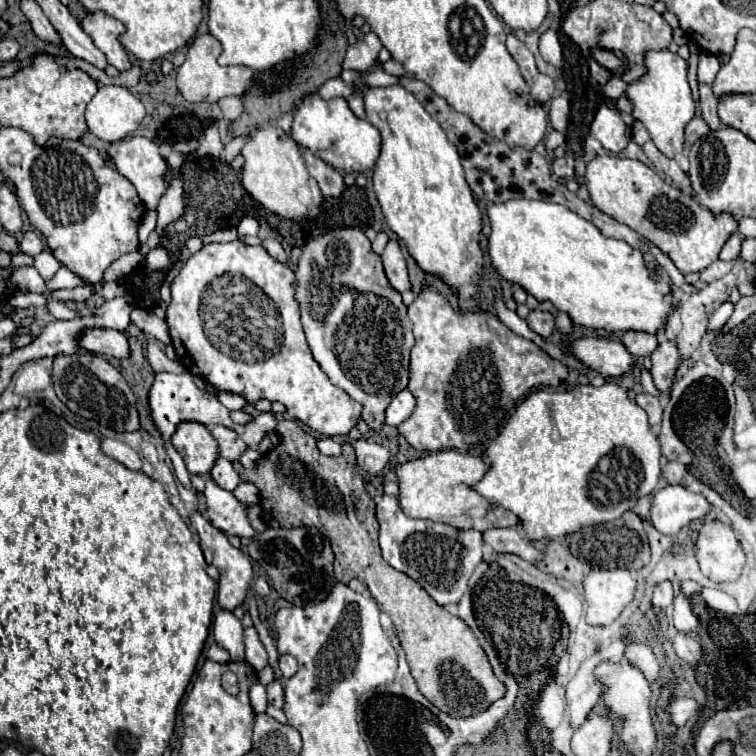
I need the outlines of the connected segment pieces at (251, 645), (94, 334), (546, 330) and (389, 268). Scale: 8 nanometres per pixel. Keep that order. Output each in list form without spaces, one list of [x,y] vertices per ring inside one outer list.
[[[255,628],[245,630],[245,656],[247,656],[247,662],[257,672],[267,666],[267,652],[265,652],[265,646],[261,644]]]
[[[95,328],[83,332],[79,346],[101,356],[113,356],[113,358],[129,358],[129,342],[125,332],[119,330],[107,330],[107,328]]]
[[[541,310],[529,312],[529,316],[527,316],[527,326],[529,326],[533,332],[537,332],[539,336],[543,336],[543,338],[551,336],[553,330],[555,330],[553,316],[551,316],[549,312],[541,312]]]
[[[389,240],[383,254],[383,266],[385,266],[385,274],[391,282],[391,286],[397,290],[397,292],[405,292],[411,288],[409,284],[409,276],[407,276],[407,264],[405,264],[405,258],[401,254],[401,248],[397,244],[397,240]]]

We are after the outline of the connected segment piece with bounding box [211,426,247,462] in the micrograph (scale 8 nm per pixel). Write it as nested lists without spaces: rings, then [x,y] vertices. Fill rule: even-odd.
[[[215,426],[213,432],[215,440],[219,442],[219,454],[231,462],[239,460],[241,454],[247,450],[247,446],[243,444],[243,440],[237,436],[237,432],[225,428],[225,426]]]

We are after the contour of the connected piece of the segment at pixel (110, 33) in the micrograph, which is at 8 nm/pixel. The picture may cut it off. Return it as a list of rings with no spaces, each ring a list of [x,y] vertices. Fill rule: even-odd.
[[[95,12],[87,14],[81,26],[93,38],[95,46],[105,54],[111,66],[115,66],[119,72],[131,68],[127,50],[119,44],[119,36],[123,34],[123,24],[119,24],[119,20],[107,16],[105,12]]]

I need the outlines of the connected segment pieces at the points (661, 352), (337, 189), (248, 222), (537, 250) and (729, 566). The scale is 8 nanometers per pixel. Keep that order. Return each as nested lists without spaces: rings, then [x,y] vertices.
[[[665,340],[661,342],[655,352],[651,354],[653,360],[653,368],[651,368],[651,376],[655,386],[663,392],[669,394],[671,390],[671,382],[675,376],[675,370],[679,366],[679,350],[677,350],[677,342],[675,340]]]
[[[301,148],[301,150],[303,150],[303,158],[305,158],[305,164],[307,164],[307,170],[317,180],[317,184],[321,188],[321,194],[323,196],[335,196],[335,198],[341,196],[343,190],[345,190],[343,176],[335,168],[331,168],[323,160],[319,160],[317,156],[311,156],[311,152],[307,152],[305,148]]]
[[[243,218],[241,222],[239,222],[239,226],[237,226],[237,230],[239,230],[239,236],[257,236],[257,232],[259,232],[259,222],[255,220],[255,218]]]
[[[507,200],[489,204],[487,220],[491,226],[487,250],[493,270],[503,280],[525,288],[525,292],[535,296],[537,302],[551,300],[553,306],[561,312],[567,312],[575,324],[595,330],[659,332],[665,326],[673,300],[669,284],[651,280],[643,264],[643,254],[635,252],[635,248],[631,248],[627,242],[605,238],[591,222],[559,204],[543,200]]]
[[[721,520],[703,522],[695,542],[695,554],[701,572],[713,582],[737,580],[745,564],[745,554],[733,528]]]

